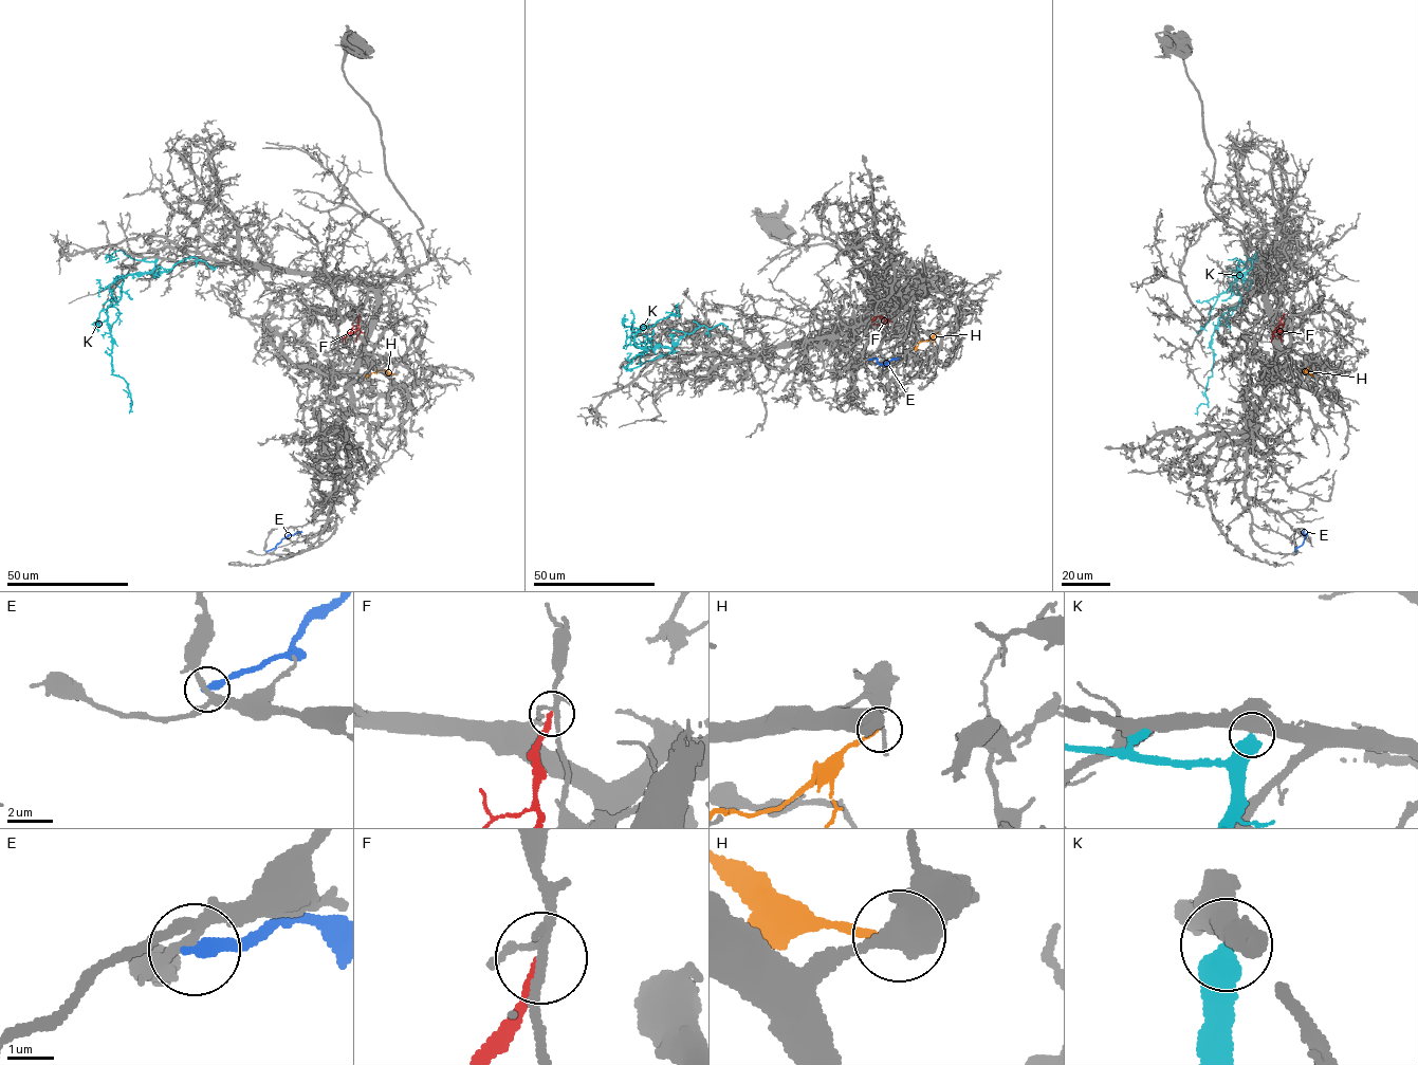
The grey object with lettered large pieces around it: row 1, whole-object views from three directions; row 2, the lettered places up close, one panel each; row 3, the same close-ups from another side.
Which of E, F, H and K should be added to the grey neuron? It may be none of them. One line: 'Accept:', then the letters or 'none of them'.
Accept: none of them

